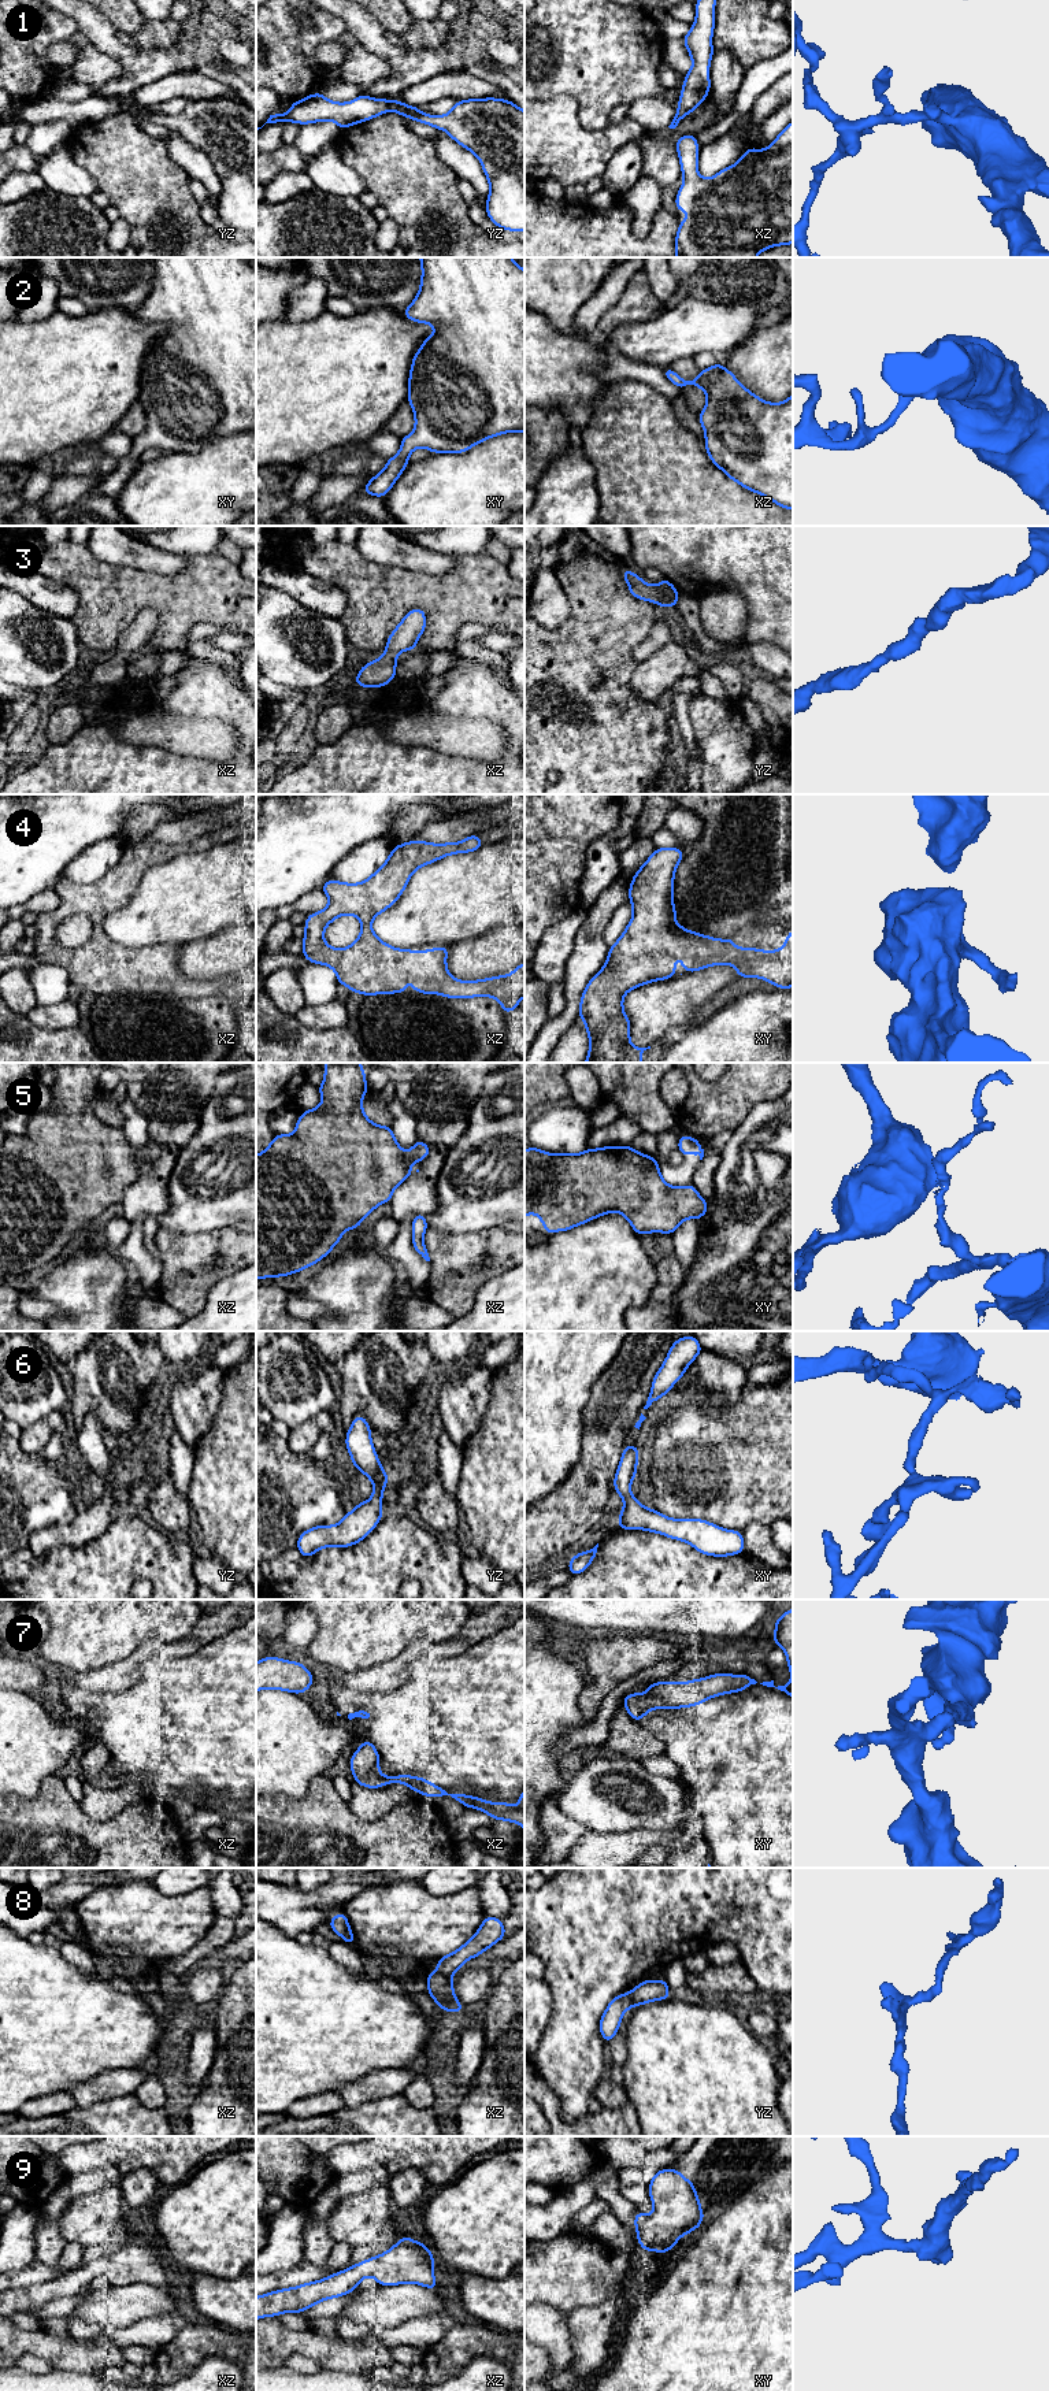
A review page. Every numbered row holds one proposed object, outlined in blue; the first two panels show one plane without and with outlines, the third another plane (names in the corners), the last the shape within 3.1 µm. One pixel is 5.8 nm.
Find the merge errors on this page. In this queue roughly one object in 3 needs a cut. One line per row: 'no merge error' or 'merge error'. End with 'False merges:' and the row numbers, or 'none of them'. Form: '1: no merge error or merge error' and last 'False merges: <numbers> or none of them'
1: no merge error
2: no merge error
3: no merge error
4: no merge error
5: merge error
6: no merge error
7: no merge error
8: merge error
9: no merge error
False merges: 5, 8

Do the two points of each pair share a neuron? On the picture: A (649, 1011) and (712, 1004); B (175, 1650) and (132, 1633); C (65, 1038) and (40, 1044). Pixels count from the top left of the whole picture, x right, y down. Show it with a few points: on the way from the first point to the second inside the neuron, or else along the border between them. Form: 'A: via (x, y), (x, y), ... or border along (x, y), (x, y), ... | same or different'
A: border along (729, 985), (719, 989), (697, 1015), (681, 1027) | different
B: border along (182, 1639), (147, 1641), (123, 1659) | different
C: via (59, 1044), (45, 1044) | same

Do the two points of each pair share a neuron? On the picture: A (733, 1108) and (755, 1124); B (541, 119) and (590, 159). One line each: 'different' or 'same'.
A: different
B: same

